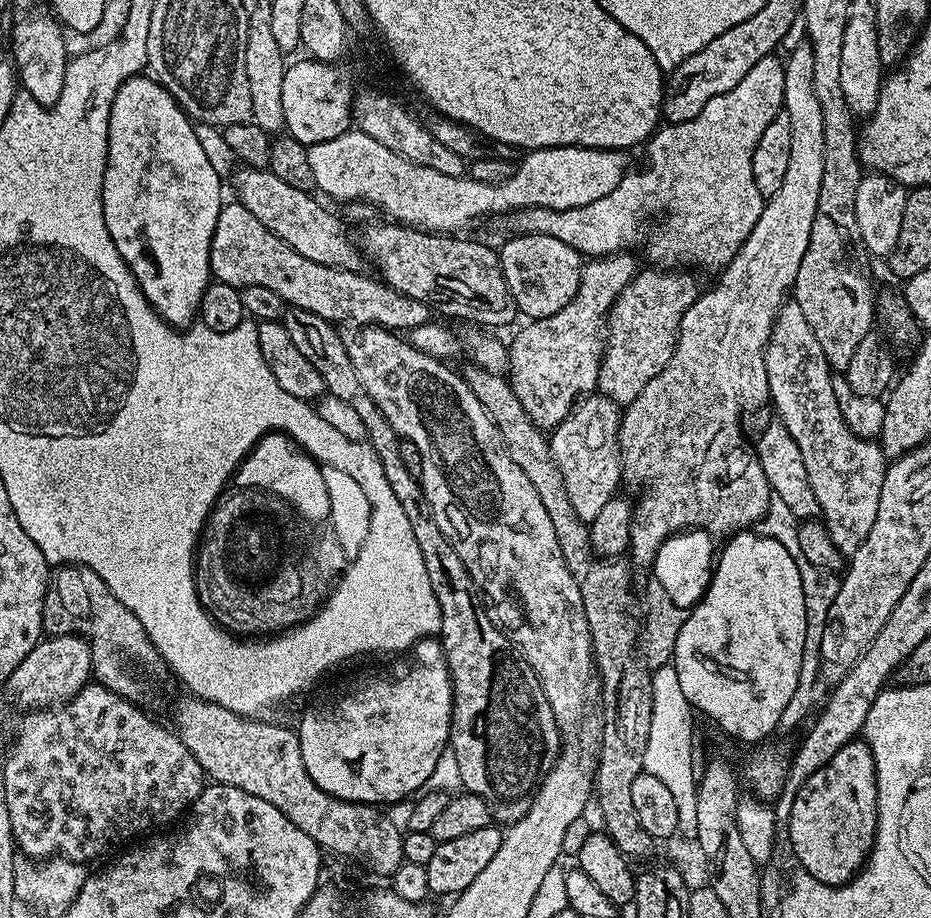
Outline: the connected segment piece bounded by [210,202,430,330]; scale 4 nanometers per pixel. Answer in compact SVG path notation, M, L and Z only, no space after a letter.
M239 202L225 203L221 207L218 214L218 226L214 228L210 266L212 267L212 276L219 283L229 284L238 289L246 286L270 286L270 290L274 290L274 294L278 294L284 299L285 305L310 310L323 320L333 321L340 326L349 320L352 323L349 325L352 326L374 324L377 328L407 330L417 328L420 324L427 324L430 320L430 316L428 316L429 305L404 296L400 292L395 292L379 279L376 279L377 281L371 280L368 276L362 276L363 274L359 271L331 268L328 265L319 265L318 262L312 262L310 259L302 257L296 250L292 250L286 242L262 226L257 218L250 214L250 210Z

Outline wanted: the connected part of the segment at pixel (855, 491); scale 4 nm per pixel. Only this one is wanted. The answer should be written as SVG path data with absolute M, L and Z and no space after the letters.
M786 302L780 307L776 324L772 327L772 337L768 340L768 347L764 349L764 361L771 407L776 407L775 415L786 426L786 430L790 430L790 438L798 442L798 450L802 450L806 474L810 478L817 507L826 521L834 546L838 546L845 558L850 558L856 553L858 546L866 542L870 526L874 524L874 518L878 514L878 498L882 494L886 467L884 450L875 439L854 434L854 430L846 426L842 410L838 410L834 373L828 367L822 346L818 346L818 338L814 338L814 330L810 330L810 322L806 322L796 303Z

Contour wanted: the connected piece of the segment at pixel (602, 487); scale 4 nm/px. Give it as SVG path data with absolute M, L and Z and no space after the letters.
M588 394L557 428L551 429L552 457L562 474L570 506L579 520L591 522L598 518L606 502L617 495L616 487L621 487L618 435L621 415L621 405L615 404L609 396Z

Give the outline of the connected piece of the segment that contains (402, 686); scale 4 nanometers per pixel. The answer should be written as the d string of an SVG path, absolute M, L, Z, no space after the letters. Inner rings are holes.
M425 638L412 645L410 649L412 660L400 661L396 658L389 668L384 668L381 672L376 672L373 676L364 676L349 692L344 692L341 696L336 696L333 700L320 700L317 704L312 704L304 712L304 717L300 720L298 735L300 737L300 749L302 750L302 762L306 766L306 774L322 790L326 790L332 796L340 800L352 800L355 804L371 804L373 806L385 806L392 804L395 800L400 800L403 796L408 796L411 792L419 793L425 787L427 779L437 765L438 756L442 750L450 744L452 735L452 679L448 676L448 664L444 660L444 649L440 647L440 641L436 638Z

